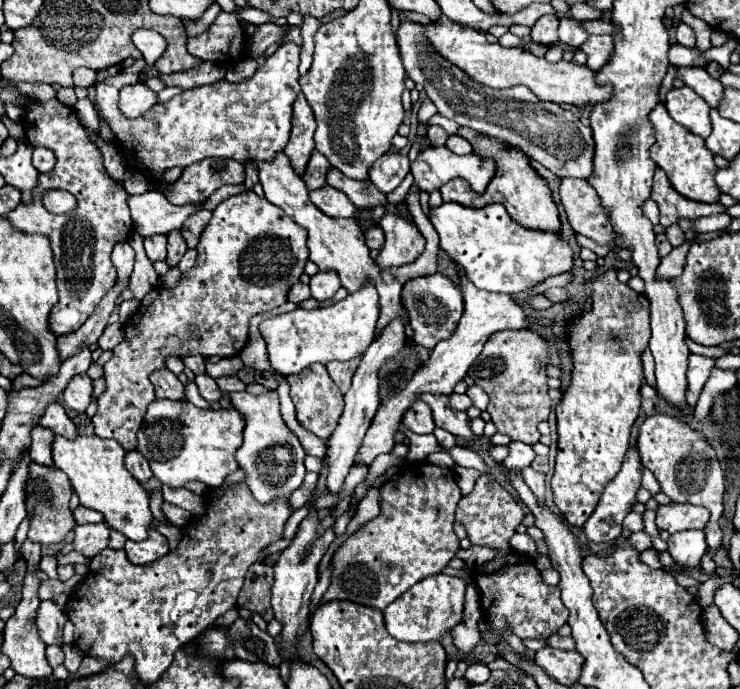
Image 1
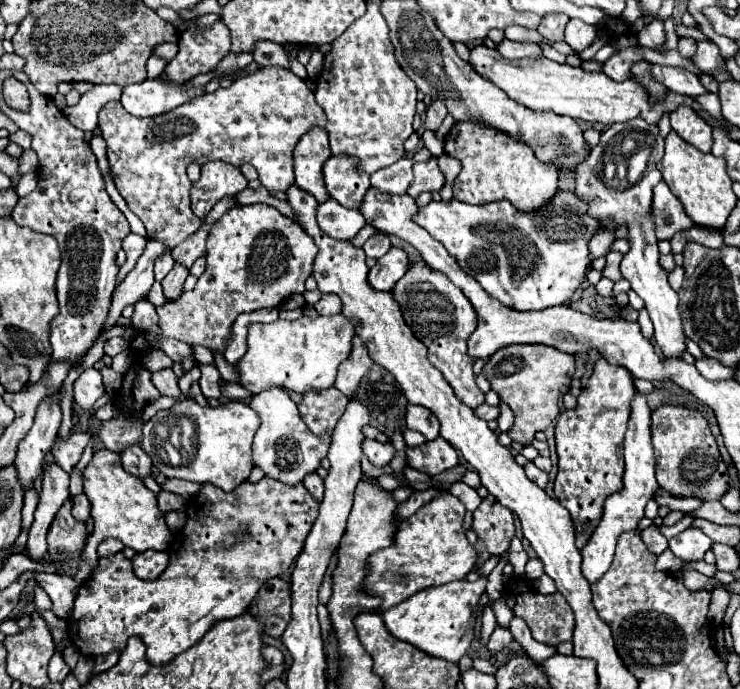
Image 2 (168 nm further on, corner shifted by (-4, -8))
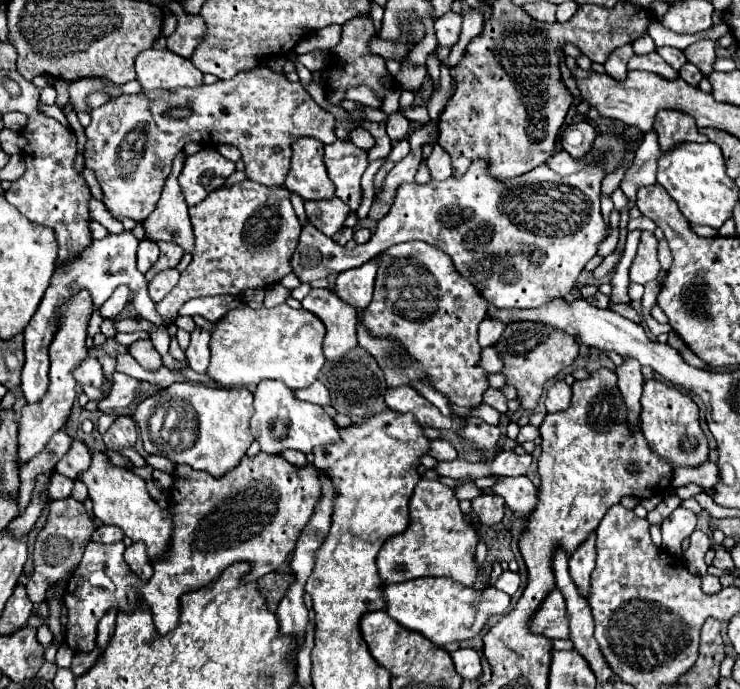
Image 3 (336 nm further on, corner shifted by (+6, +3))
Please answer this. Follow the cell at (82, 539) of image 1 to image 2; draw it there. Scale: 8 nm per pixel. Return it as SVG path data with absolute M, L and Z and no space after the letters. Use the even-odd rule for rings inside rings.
M105 539L101 545L99 545L99 549L97 549L97 553L99 553L99 557L107 557L107 555L115 555L115 553L119 553L119 551L123 551L123 543L119 543L119 539Z

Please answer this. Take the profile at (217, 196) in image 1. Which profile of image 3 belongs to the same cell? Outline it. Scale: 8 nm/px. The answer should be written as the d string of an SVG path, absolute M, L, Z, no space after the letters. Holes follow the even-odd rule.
M291 192L290 200L295 210L295 213L299 219L300 224L301 226L303 226L303 224L305 224L305 222L307 221L307 217L304 210L305 202L298 194L294 192Z

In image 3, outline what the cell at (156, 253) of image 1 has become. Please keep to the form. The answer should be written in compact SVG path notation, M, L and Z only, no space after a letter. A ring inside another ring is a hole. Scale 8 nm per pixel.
M143 240L139 242L139 250L137 250L137 268L145 274L159 258L159 246L151 240Z

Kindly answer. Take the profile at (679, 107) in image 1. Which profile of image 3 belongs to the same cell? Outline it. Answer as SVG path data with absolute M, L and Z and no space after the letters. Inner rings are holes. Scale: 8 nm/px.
M677 110L657 112L653 130L659 136L661 150L673 148L679 142L707 142L707 136L697 130L695 120L689 114Z

